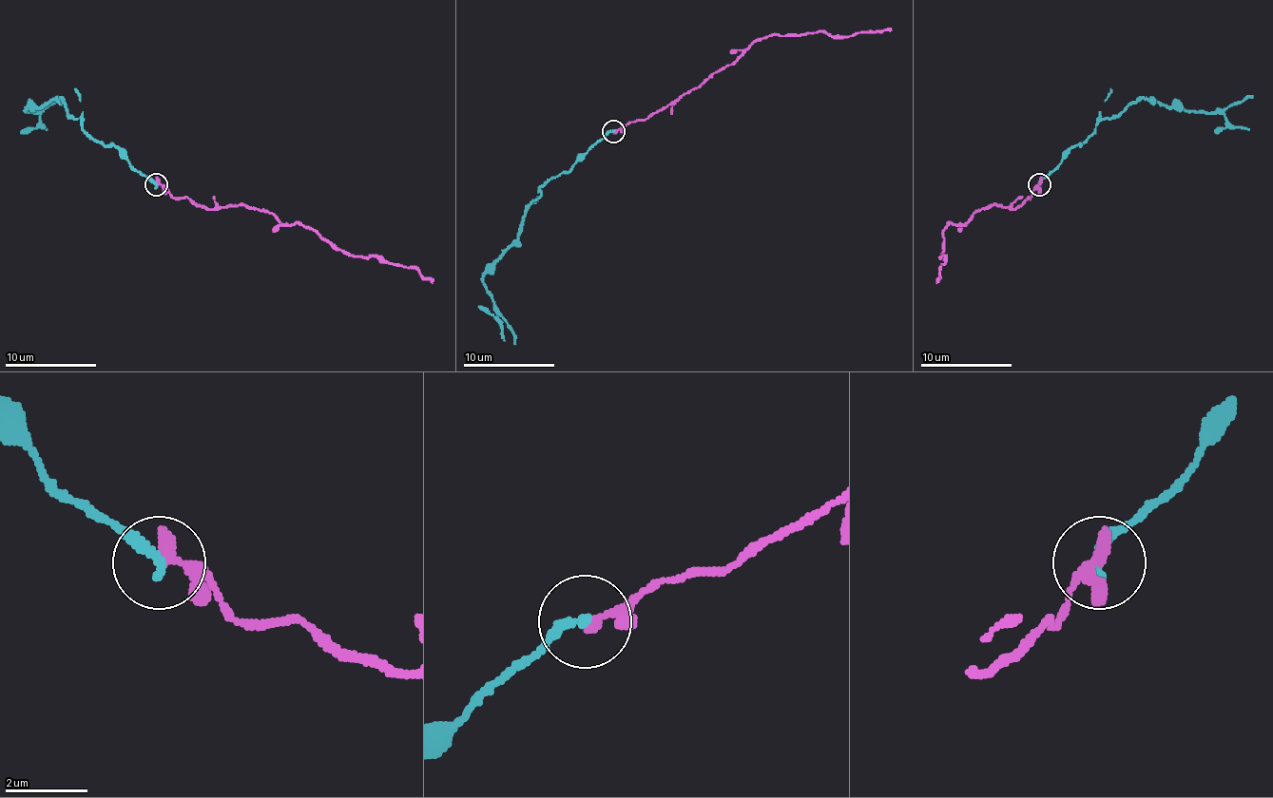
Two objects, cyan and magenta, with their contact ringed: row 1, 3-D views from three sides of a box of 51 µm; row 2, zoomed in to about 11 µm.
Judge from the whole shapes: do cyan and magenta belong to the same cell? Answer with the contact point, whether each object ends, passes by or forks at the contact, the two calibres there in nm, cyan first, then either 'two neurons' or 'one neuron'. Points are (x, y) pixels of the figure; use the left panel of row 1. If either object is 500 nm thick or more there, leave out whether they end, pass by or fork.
(156, 184) | cyan ends | magenta passes by | 260/240 nm | one neuron

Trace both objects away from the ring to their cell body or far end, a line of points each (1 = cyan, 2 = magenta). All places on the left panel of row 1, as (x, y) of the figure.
1: (156, 185), (115, 146), (102, 144), (83, 121), (67, 112), (60, 98), (26, 109), (35, 112), (58, 96)
2: (156, 185), (204, 206), (253, 206), (268, 210), (280, 221), (315, 229), (339, 249), (415, 268), (433, 281)

